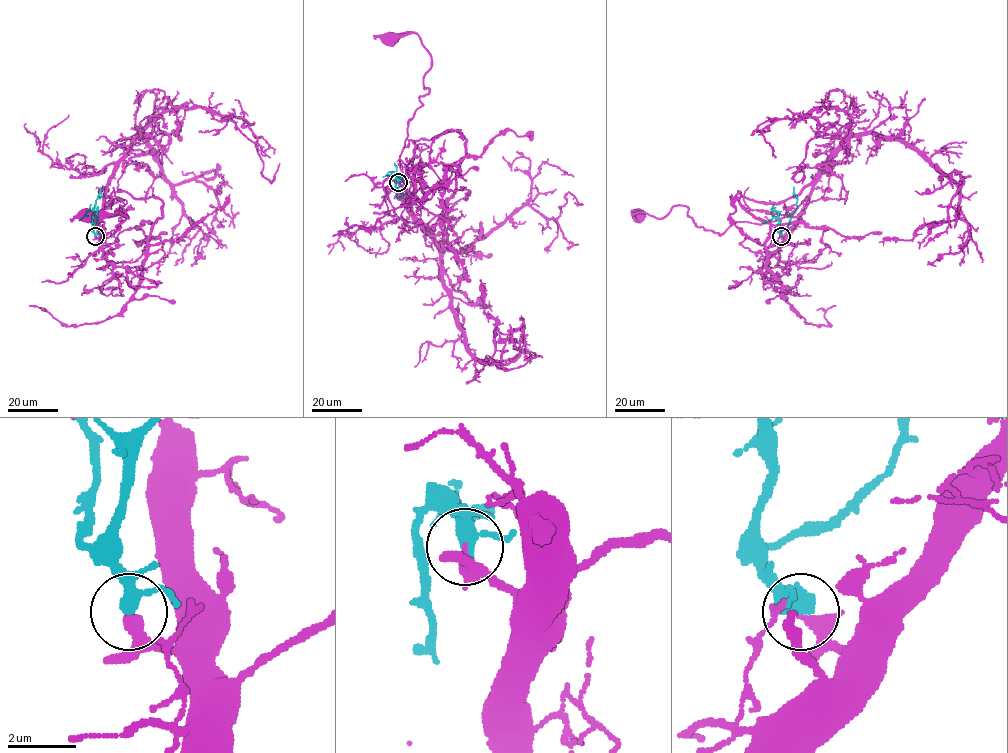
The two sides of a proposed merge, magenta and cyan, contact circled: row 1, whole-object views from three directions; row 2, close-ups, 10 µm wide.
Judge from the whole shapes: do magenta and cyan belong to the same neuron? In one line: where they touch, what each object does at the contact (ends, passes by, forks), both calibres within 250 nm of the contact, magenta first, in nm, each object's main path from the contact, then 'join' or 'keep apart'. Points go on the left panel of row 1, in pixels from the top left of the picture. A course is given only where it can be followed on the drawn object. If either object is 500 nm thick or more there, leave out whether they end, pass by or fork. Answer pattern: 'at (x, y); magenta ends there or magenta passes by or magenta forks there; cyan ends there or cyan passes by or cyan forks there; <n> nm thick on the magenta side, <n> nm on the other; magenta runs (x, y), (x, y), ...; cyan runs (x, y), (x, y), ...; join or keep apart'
at (95, 236); magenta ends there; cyan passes by; 360 nm thick on the magenta side, 400 nm on the other; magenta runs (95, 236), (104, 199), (96, 224), (102, 221), (105, 234), (125, 219), (120, 205), (127, 215), (85, 215); cyan runs (95, 236), (92, 216), (100, 186); keep apart

